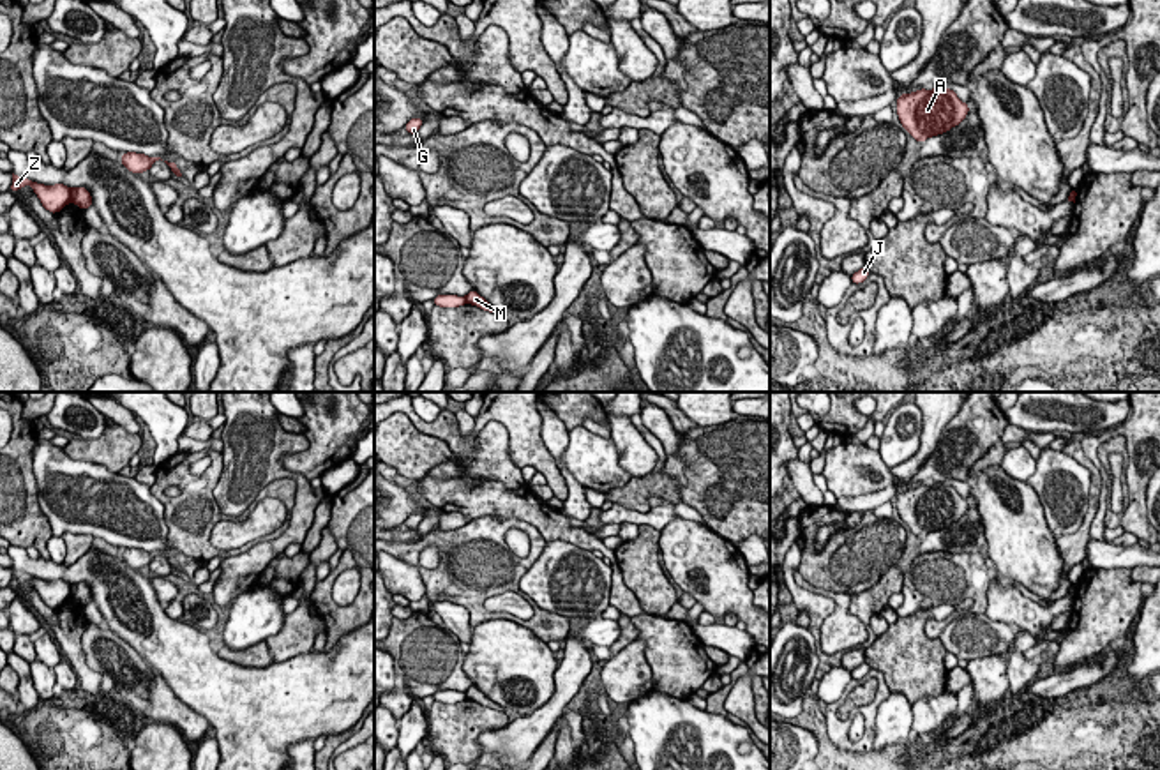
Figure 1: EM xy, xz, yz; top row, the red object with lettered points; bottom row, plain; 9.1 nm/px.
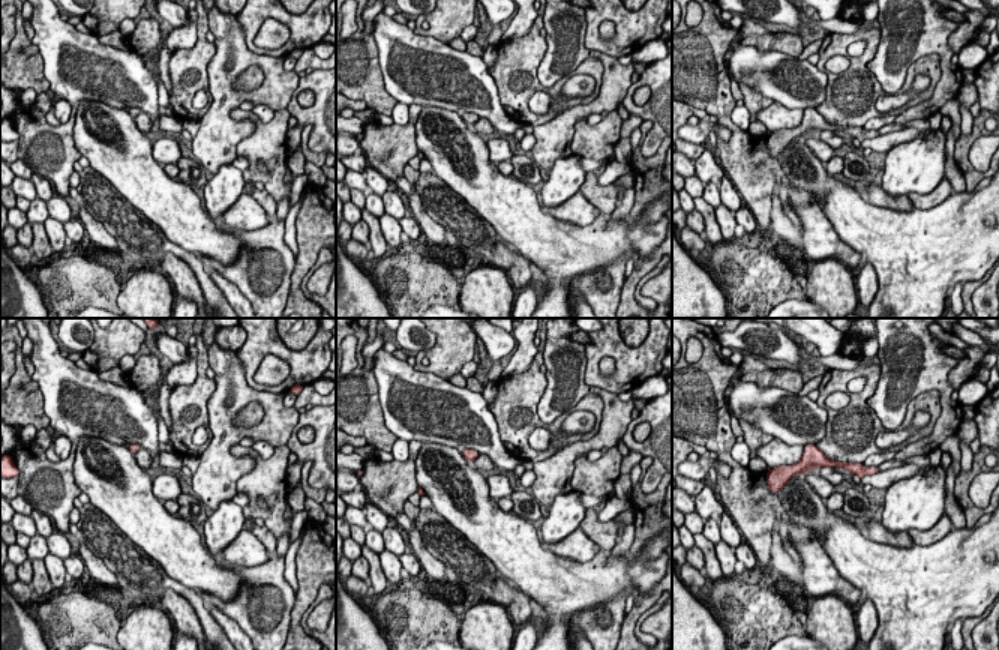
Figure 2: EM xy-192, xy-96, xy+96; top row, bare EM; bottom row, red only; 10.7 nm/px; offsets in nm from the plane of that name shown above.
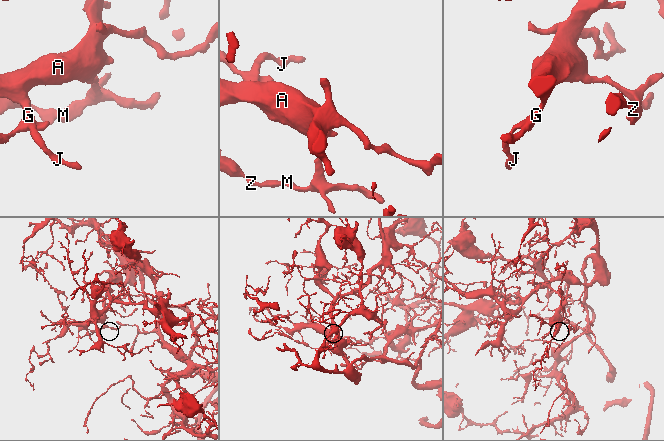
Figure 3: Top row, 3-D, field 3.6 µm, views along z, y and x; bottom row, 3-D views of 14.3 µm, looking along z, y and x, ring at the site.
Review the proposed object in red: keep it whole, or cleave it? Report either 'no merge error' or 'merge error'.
merge error

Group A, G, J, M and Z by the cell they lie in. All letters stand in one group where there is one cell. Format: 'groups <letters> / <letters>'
groups A G J M / Z

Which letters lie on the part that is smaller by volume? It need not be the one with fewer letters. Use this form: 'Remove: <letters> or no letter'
Remove: Z

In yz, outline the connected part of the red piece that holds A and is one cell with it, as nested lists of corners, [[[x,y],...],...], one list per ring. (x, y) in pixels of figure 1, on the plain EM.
[[[948,482],[920,484],[897,494],[897,510],[902,523],[920,539],[959,521],[968,507],[969,500],[962,498]]]

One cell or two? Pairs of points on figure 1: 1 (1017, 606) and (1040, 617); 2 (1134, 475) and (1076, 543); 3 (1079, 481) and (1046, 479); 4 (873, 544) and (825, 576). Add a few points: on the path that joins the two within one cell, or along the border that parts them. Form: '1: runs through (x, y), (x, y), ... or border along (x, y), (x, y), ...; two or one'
1: runs through (1023, 611), (1035, 617); one
2: border along (1100, 486), (1097, 513), (1088, 537); two
3: runs through (1070, 481), (1054, 479); one
4: runs through (860, 557), (837, 567); one

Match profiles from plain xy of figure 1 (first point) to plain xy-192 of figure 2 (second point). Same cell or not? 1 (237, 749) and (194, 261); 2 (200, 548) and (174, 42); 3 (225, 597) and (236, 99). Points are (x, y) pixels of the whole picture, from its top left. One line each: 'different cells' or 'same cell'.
1: different cells
2: different cells
3: same cell

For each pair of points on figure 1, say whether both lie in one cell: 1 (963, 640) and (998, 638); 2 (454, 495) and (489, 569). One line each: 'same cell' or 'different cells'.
1: same cell
2: different cells

